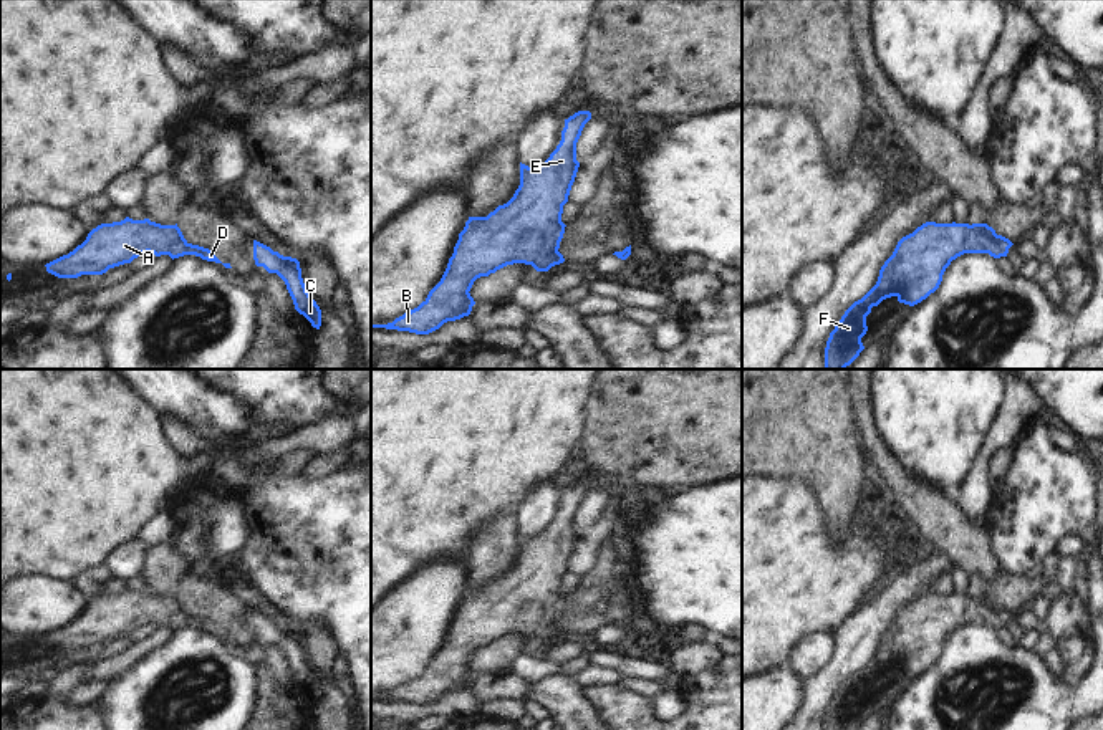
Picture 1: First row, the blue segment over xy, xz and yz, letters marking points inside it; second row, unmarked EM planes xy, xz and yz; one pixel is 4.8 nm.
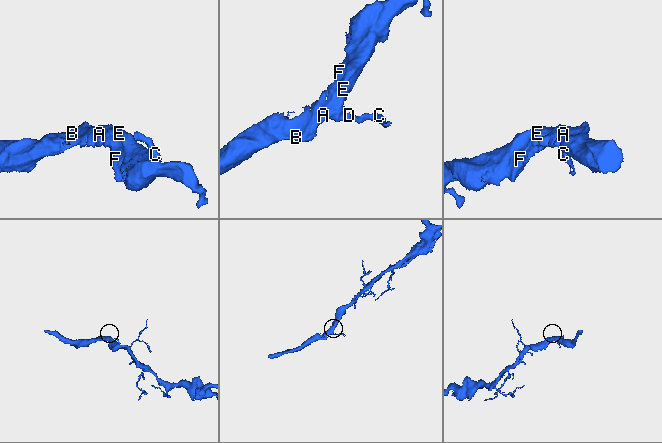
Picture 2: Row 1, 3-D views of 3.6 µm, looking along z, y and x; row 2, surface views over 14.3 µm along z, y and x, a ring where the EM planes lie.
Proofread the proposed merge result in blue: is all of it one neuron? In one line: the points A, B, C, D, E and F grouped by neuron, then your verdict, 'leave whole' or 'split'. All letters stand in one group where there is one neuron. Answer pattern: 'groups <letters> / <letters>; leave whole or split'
groups A B C D E F; leave whole

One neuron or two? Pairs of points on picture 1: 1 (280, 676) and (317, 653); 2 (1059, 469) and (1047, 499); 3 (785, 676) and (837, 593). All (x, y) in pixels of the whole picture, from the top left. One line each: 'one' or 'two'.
1: two
2: one
3: two

